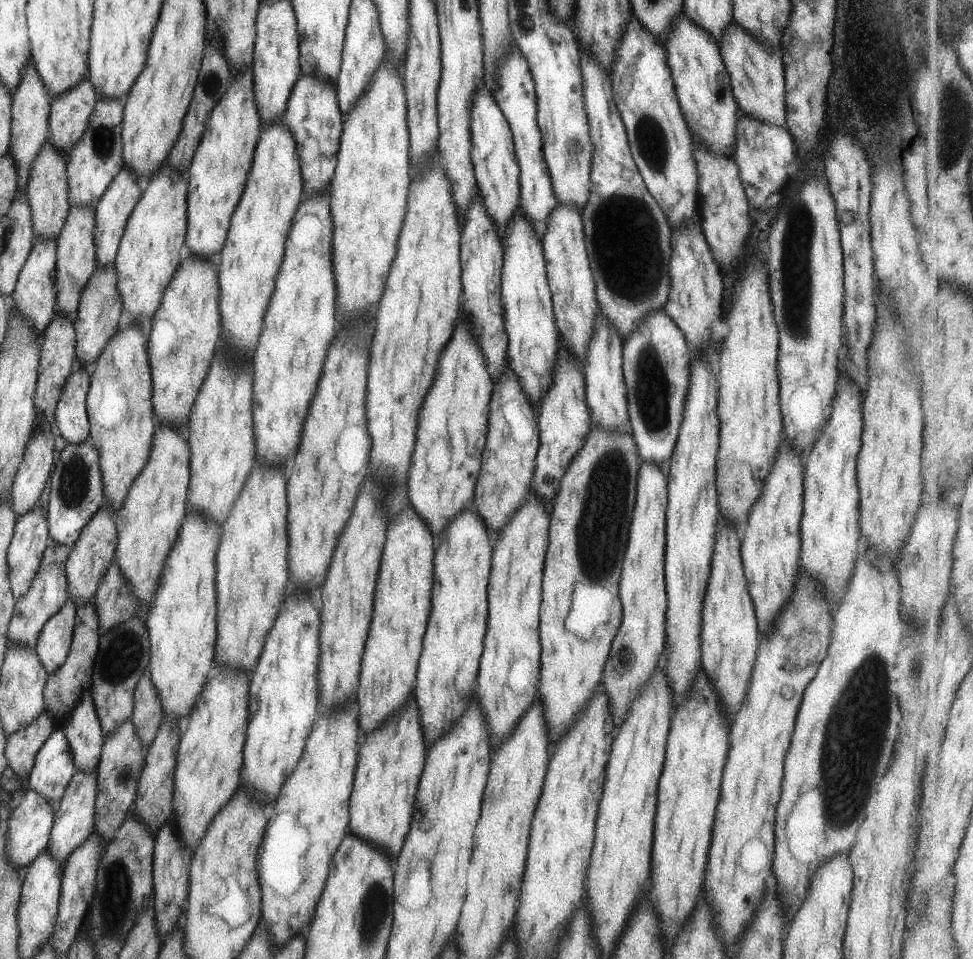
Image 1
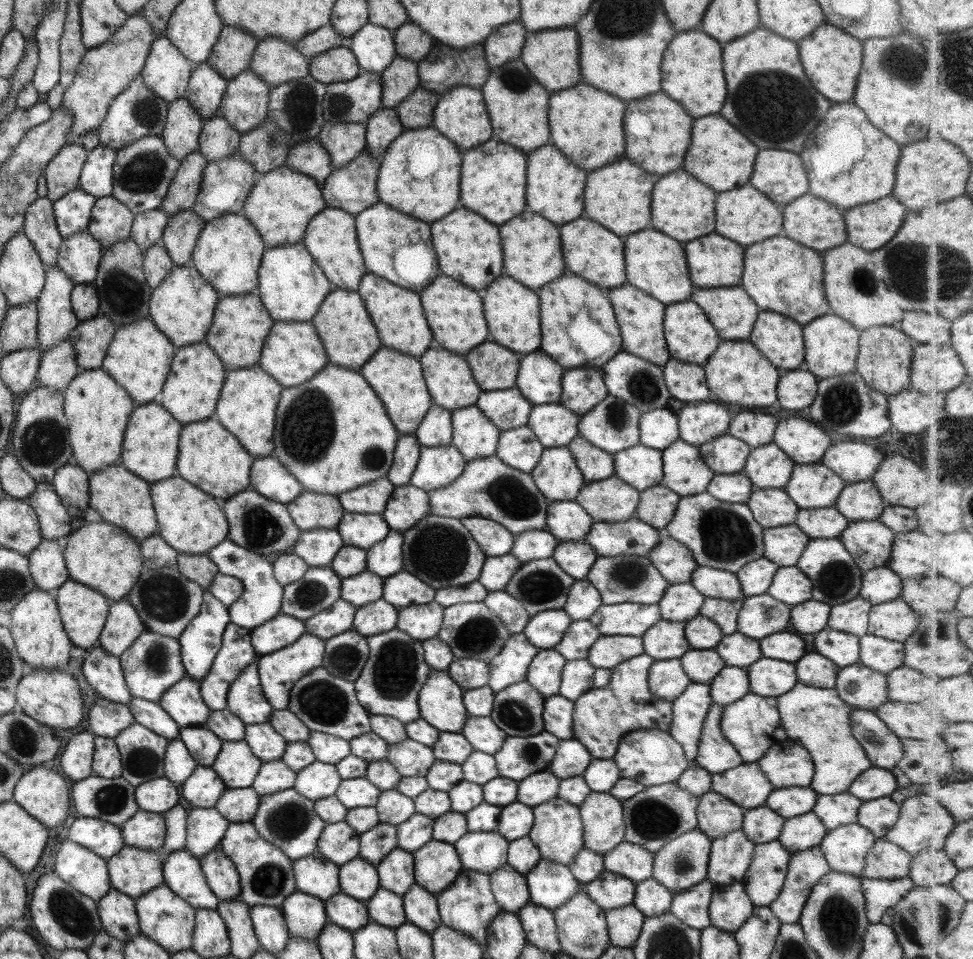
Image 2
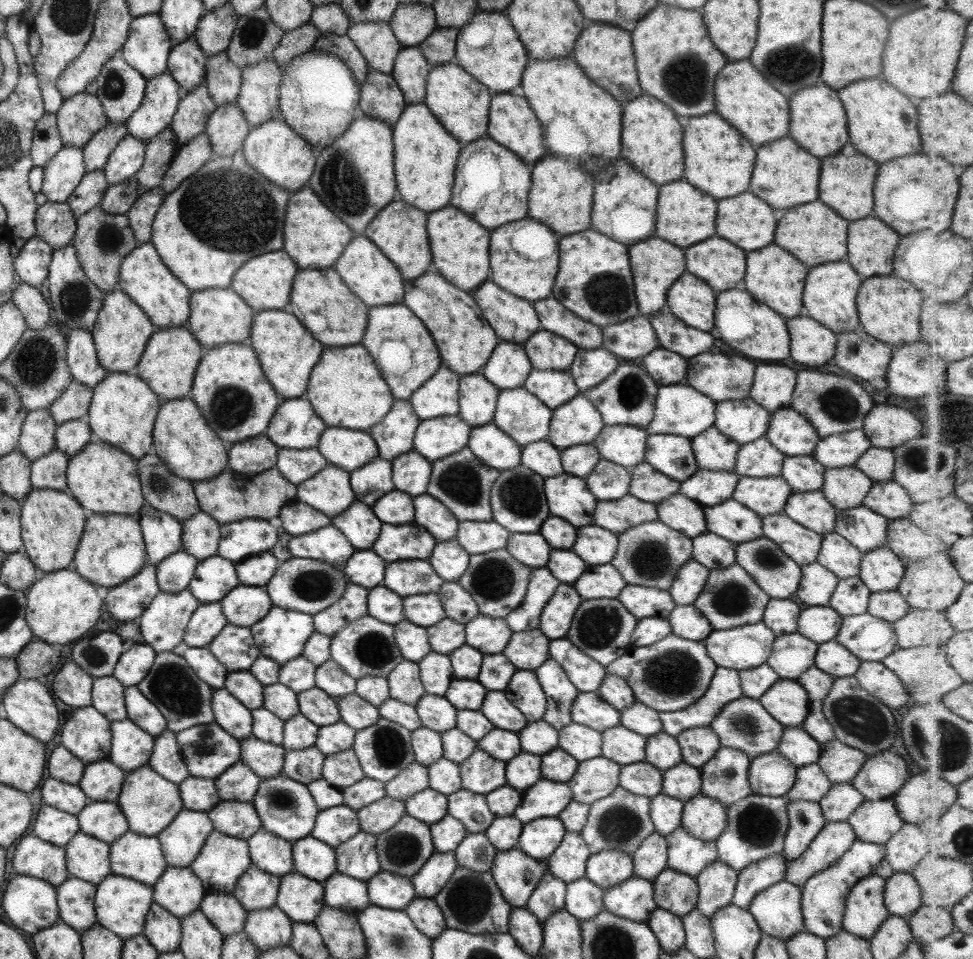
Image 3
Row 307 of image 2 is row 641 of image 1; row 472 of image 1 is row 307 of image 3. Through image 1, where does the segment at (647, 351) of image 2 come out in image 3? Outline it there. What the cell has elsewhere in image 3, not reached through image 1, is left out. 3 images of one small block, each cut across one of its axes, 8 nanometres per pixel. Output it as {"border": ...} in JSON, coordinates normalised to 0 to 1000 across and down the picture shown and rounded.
{"border":[[[668,247],[645,258],[645,272],[657,328],[665,330],[679,323],[684,317],[687,300],[705,283],[703,260],[684,250]]]}

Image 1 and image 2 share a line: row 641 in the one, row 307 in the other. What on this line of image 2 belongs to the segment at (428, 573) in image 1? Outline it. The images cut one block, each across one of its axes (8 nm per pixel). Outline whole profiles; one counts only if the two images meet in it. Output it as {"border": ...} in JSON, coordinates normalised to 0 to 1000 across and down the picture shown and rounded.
{"border":[[[376,284],[371,290],[366,306],[371,309],[394,361],[406,363],[406,365],[422,369],[422,371],[431,371],[442,362],[443,344],[437,336],[435,321],[433,321],[429,307],[414,302],[414,300],[408,300],[408,298],[404,298],[404,295],[385,289],[379,284]]]}

